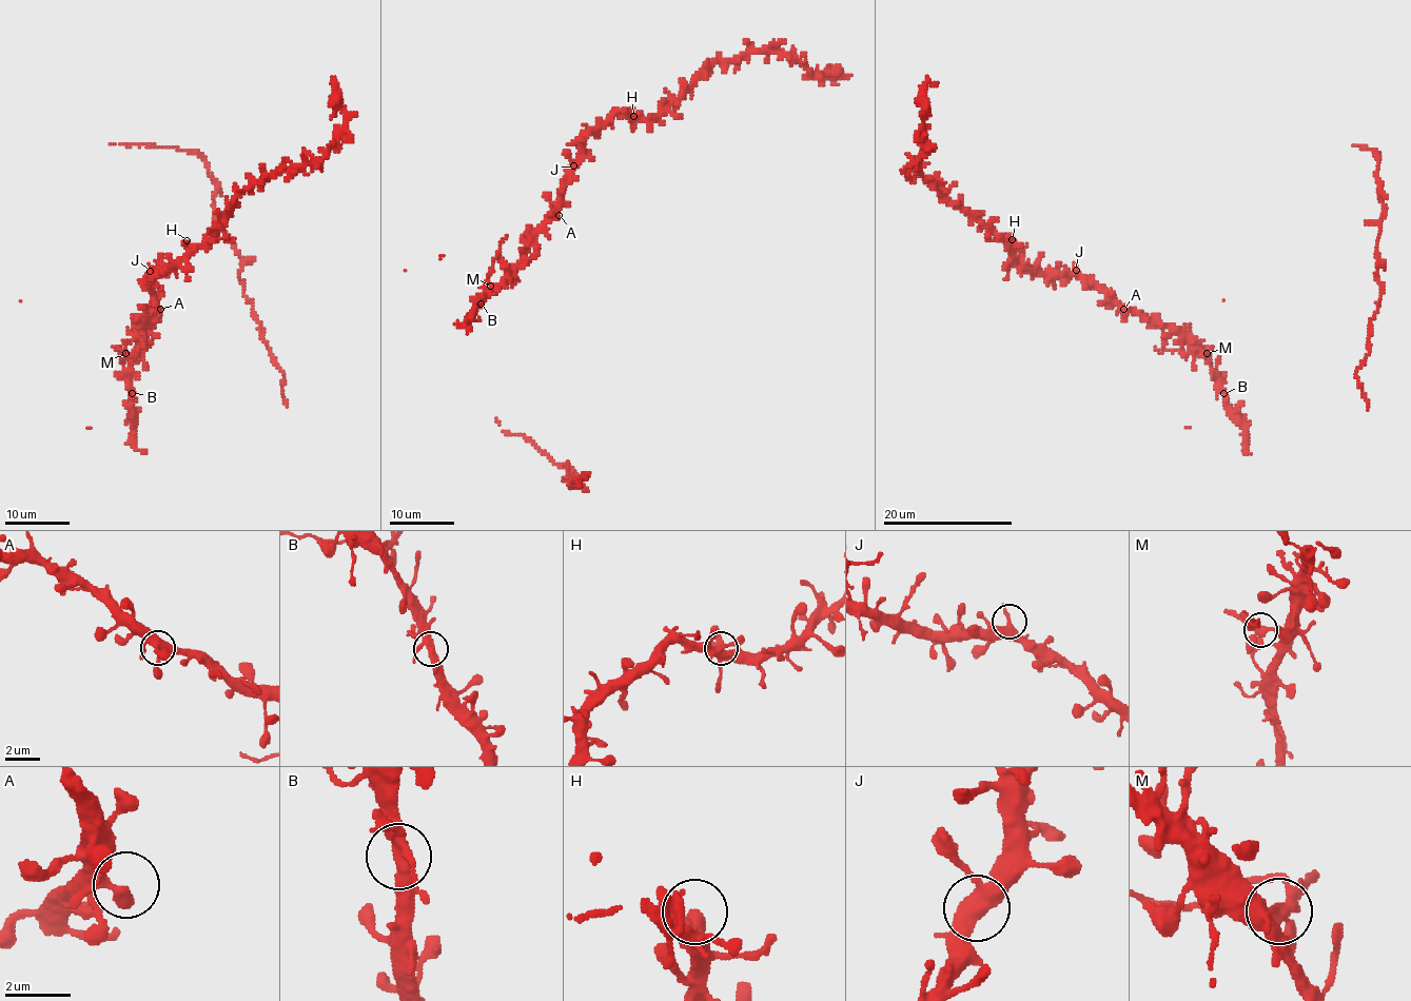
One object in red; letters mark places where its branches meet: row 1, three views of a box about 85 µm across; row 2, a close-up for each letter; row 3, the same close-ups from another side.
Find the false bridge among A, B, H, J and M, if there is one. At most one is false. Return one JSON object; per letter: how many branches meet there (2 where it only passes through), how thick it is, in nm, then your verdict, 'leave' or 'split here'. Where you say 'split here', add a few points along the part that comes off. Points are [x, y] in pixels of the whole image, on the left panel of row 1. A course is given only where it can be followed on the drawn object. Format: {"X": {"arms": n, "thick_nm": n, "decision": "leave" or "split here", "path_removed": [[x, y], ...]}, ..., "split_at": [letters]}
{"A": {"arms": 2, "thick_nm": 380, "decision": "leave"}, "B": {"arms": 4, "thick_nm": 340, "decision": "leave"}, "H": {"arms": 2, "thick_nm": 360, "decision": "leave"}, "J": {"arms": 3, "thick_nm": 280, "decision": "leave"}, "M": {"arms": 3, "thick_nm": 280, "decision": "split here"}, "split_at": ["M"]}

